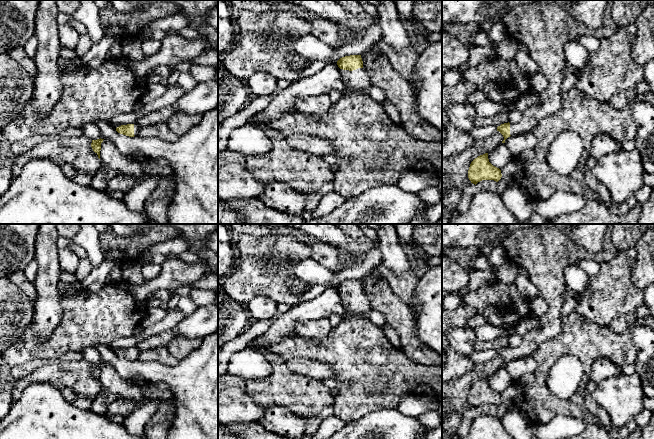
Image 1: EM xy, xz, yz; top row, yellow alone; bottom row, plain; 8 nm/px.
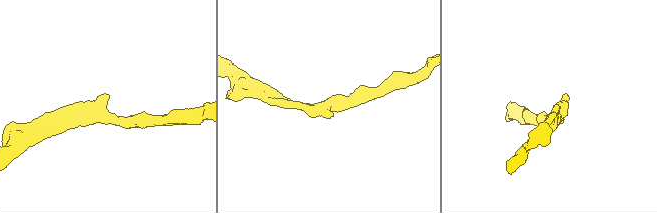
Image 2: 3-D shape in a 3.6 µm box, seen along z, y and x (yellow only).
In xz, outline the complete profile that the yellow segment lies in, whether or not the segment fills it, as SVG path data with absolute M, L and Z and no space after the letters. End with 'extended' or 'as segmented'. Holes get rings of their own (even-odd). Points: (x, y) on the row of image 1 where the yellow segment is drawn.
M350 55L337 61L346 92L369 94L372 83L363 68L361 55Z | extended

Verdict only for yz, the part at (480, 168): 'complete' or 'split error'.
complete

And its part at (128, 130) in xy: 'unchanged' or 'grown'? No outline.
grown

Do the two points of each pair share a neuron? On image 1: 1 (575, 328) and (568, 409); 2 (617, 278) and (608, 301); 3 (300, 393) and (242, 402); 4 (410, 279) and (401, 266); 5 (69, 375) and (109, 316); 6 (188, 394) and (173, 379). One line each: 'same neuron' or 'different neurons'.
1: same neuron
2: same neuron
3: different neurons
4: different neurons
5: different neurons
6: same neuron

